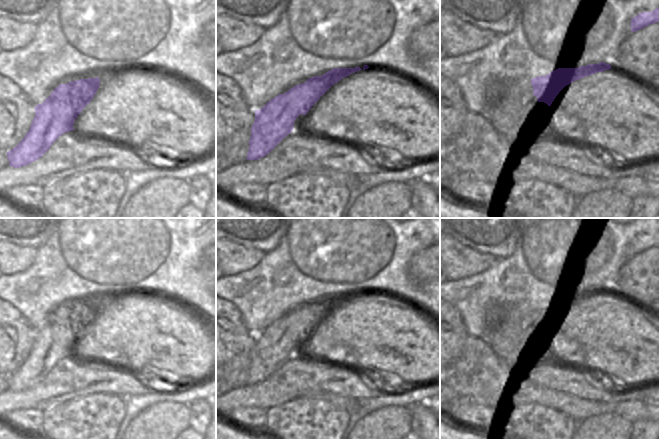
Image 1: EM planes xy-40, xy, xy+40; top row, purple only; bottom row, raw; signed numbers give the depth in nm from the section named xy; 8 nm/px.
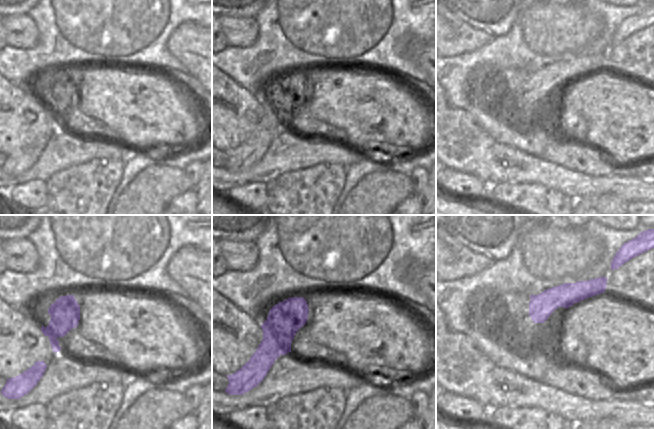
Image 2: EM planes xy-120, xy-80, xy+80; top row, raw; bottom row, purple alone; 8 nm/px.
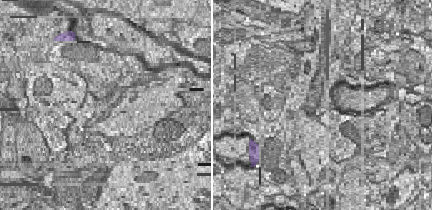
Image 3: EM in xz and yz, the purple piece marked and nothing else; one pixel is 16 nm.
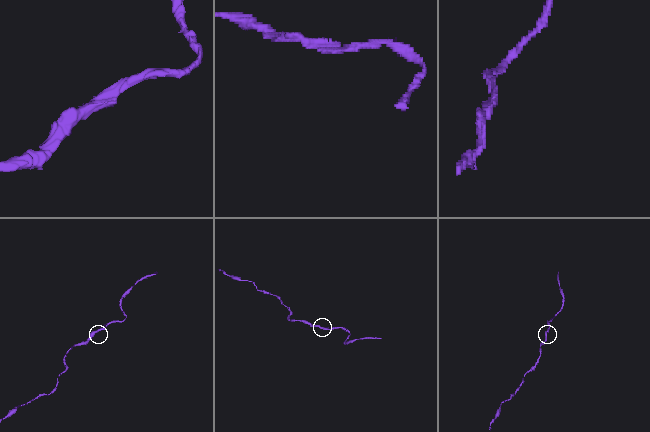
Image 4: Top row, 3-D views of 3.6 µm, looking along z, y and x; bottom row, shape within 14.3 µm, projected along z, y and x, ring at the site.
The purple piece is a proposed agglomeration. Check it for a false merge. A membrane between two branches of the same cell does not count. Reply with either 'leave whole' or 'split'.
leave whole

